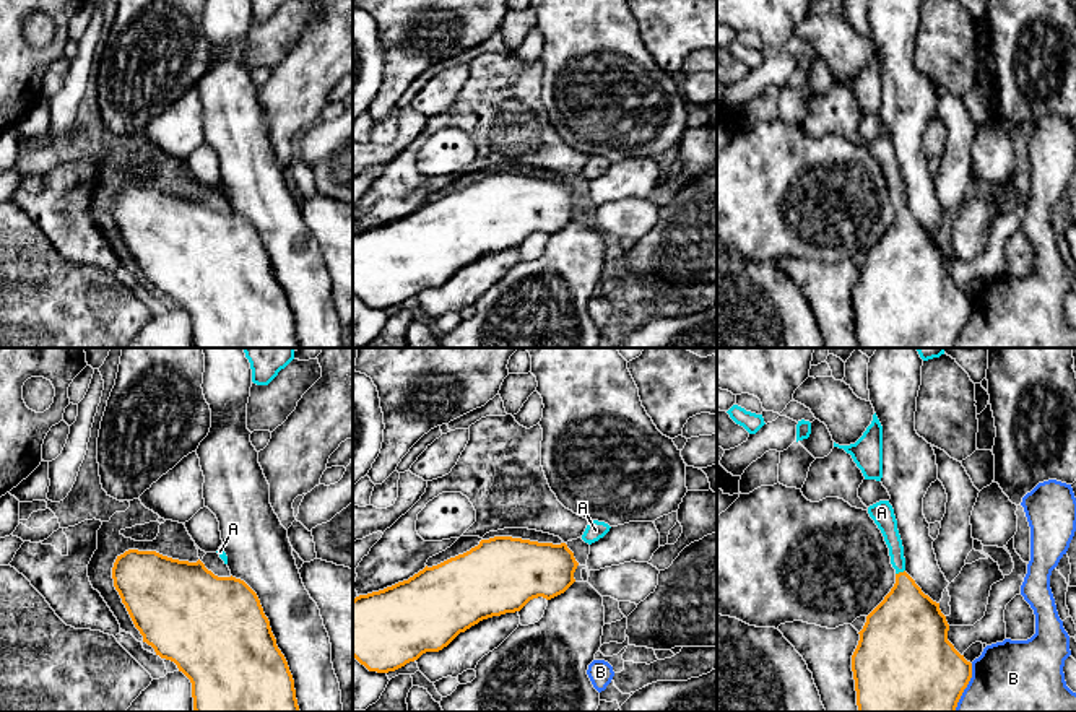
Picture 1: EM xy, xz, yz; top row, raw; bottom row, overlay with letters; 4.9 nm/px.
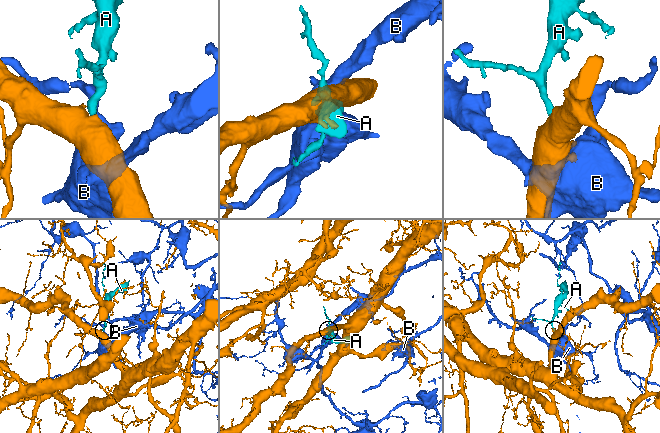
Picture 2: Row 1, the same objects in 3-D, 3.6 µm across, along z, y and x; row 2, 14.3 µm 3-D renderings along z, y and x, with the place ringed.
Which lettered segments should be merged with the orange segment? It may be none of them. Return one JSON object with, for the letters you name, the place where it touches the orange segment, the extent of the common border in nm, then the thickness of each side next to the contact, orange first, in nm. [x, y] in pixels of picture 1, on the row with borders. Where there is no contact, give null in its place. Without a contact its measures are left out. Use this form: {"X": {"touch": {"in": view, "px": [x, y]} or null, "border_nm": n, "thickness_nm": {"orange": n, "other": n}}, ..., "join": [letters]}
{"A": {"touch": {"in": "yz", "px": [899, 573]}, "border_nm": 50, "thickness_nm": {"orange": 320, "other": 90}}, "join": ["A"]}

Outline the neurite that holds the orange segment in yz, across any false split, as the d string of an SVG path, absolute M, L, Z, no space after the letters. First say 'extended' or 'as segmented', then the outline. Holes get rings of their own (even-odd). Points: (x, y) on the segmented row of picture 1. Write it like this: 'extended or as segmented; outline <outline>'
extended; outline M889 501L868 507L896 569L896 584L866 616L852 655L858 712L956 712L972 663L948 640L949 624L905 572Z

